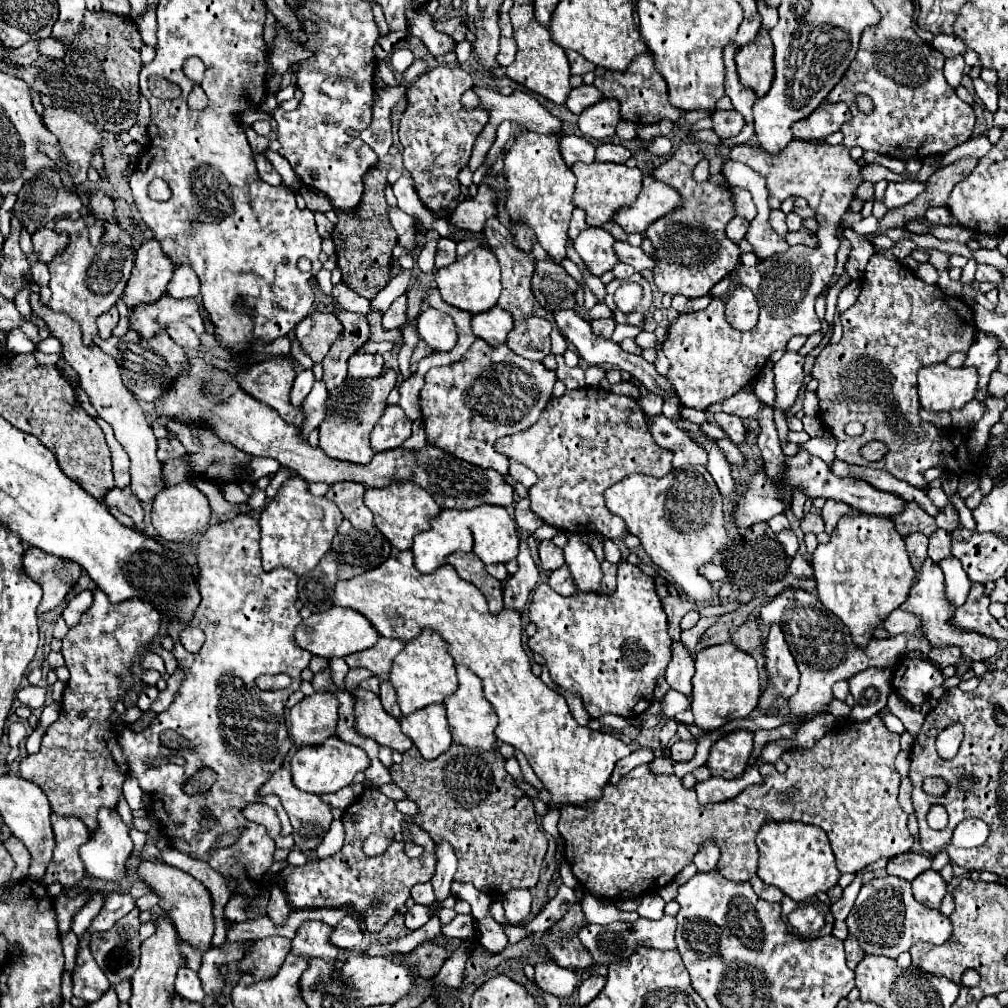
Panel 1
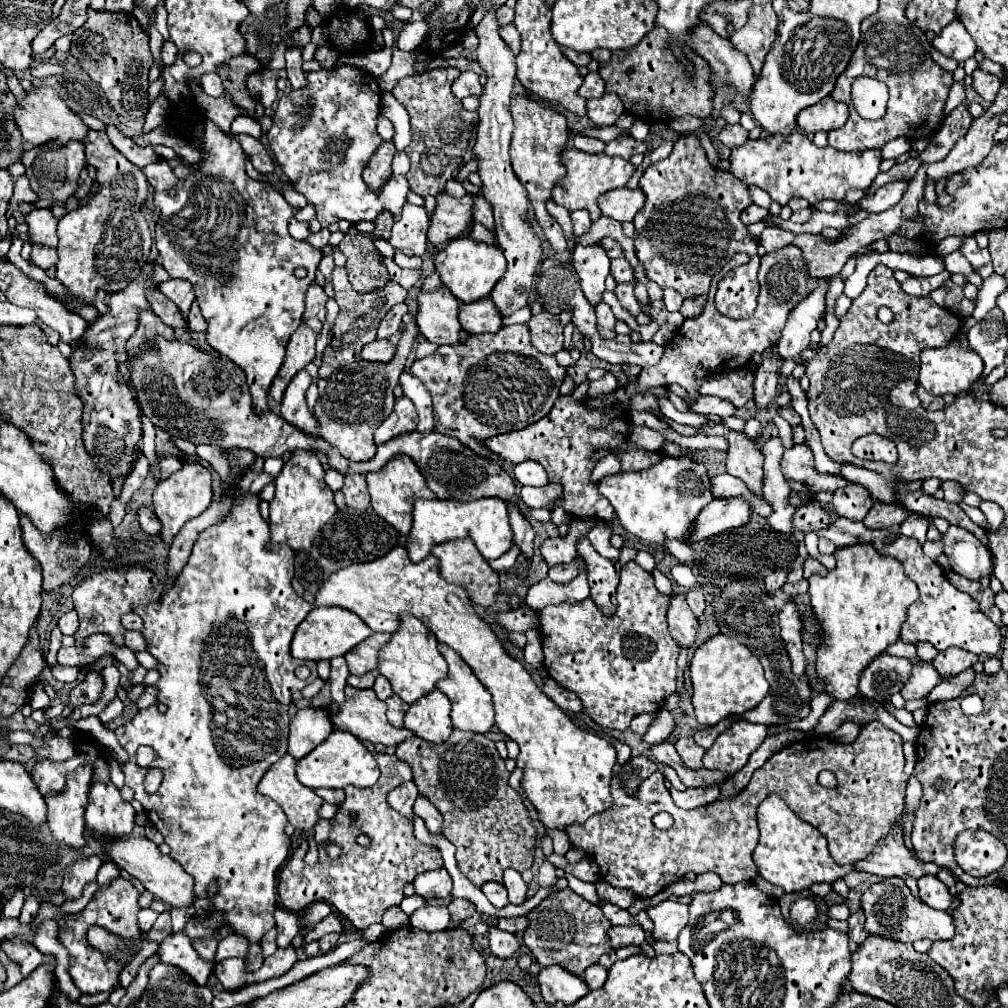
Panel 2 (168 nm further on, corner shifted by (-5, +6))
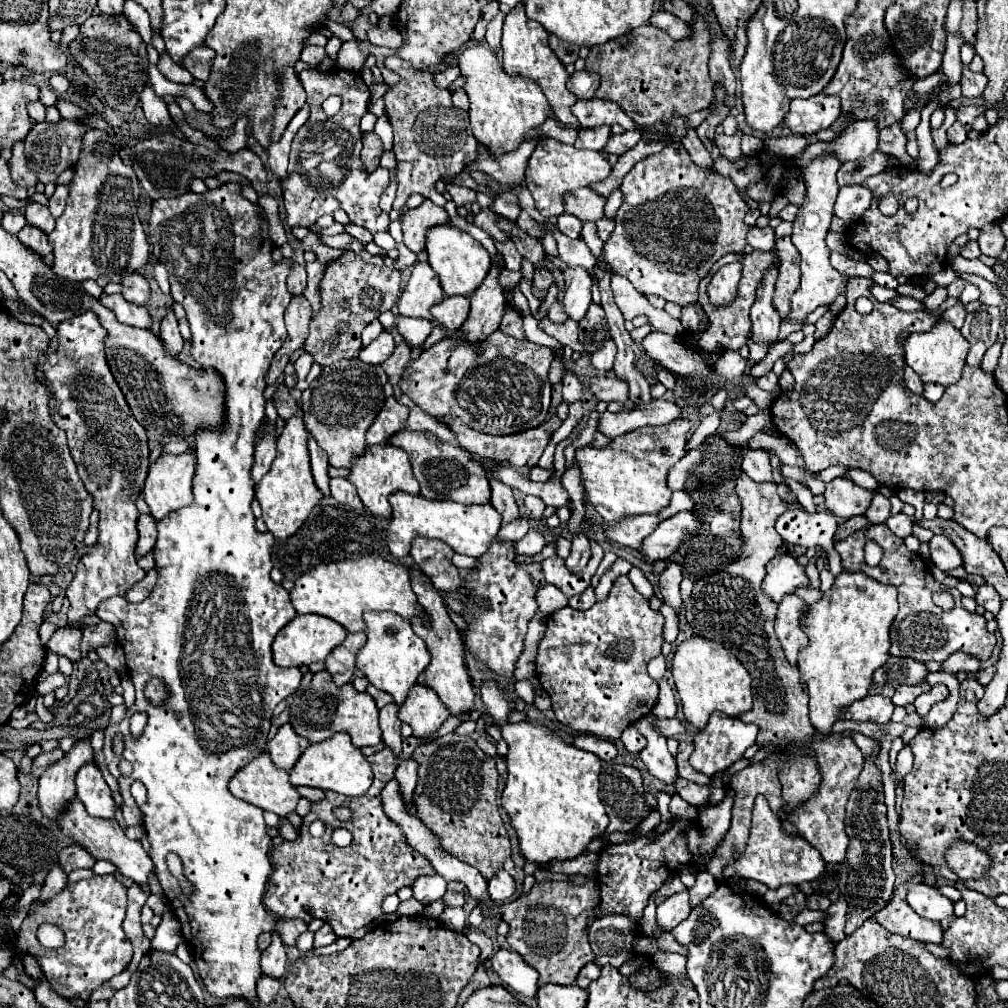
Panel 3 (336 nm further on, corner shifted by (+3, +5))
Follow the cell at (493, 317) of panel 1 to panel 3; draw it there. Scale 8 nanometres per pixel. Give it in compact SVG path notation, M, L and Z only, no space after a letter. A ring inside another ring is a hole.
M444 297L442 303L432 307L432 317L448 329L460 329L462 321L470 315L470 303L466 297Z

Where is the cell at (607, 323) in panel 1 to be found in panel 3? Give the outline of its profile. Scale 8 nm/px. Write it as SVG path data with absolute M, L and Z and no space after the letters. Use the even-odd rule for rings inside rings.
M592 303L588 313L584 315L584 319L580 321L580 341L584 343L586 351L592 353L592 351L600 349L608 339L610 339L610 331L608 331L604 311L600 305Z

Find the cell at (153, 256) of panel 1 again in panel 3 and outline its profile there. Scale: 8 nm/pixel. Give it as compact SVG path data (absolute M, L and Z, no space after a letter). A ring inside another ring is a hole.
M82 313L74 319L68 319L58 325L56 337L50 341L50 349L46 351L46 361L48 365L40 365L38 371L46 379L46 385L52 391L50 399L50 409L52 409L52 419L60 425L60 429L66 431L68 435L68 447L72 451L72 459L78 467L80 479L84 481L86 489L94 497L94 505L100 511L100 523L98 523L98 543L92 551L88 551L80 563L78 571L72 579L72 583L66 589L66 597L70 601L70 611L68 611L68 623L70 625L84 625L84 619L94 615L98 605L104 599L124 595L128 589L132 589L134 583L142 581L146 575L144 569L138 567L136 563L136 519L138 519L138 509L134 501L140 497L144 479L148 475L148 437L144 427L132 417L130 407L114 381L112 371L108 369L106 353L104 353L104 339L106 339L106 329L100 325L96 313Z

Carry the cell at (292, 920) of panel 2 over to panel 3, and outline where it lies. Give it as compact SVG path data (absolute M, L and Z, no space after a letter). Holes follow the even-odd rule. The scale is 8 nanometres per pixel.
M278 933L272 935L272 943L268 945L266 951L262 951L260 965L266 975L272 975L276 979L280 979L286 973L286 953L284 953L284 945Z

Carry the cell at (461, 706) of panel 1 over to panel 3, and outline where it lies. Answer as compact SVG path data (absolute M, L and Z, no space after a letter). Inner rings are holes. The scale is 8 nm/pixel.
M412 567L412 589L418 597L418 603L428 611L432 627L424 627L418 619L412 619L412 629L414 633L424 639L424 643L428 645L428 651L432 655L430 665L426 667L426 671L418 677L418 683L434 689L438 693L438 697L442 699L442 703L446 705L446 709L450 711L450 715L454 717L462 717L468 715L474 709L474 699L476 699L476 691L472 687L472 679L468 675L466 669L466 661L464 661L464 643L462 643L462 635L456 629L456 625L452 623L452 619L448 617L446 605L440 597L440 593L434 589L434 585L430 585L430 579L420 571Z

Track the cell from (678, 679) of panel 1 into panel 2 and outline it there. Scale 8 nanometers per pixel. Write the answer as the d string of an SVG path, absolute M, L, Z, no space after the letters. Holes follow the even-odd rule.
M674 594L670 596L670 606L668 606L668 626L670 626L670 634L674 636L674 640L684 646L690 648L694 638L696 638L696 628L698 628L698 620L692 614L690 606L686 604L686 596L684 594Z

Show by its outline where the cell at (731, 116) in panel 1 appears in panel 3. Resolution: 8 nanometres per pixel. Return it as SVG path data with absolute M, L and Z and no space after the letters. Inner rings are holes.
M720 133L720 135L714 137L714 143L720 149L720 155L724 155L724 157L738 159L742 155L740 137L738 135L724 135L724 133Z

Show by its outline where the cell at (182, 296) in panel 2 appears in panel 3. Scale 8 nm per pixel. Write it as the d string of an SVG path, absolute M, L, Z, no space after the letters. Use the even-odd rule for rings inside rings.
M172 303L166 307L166 315L164 315L162 323L160 323L160 339L162 339L162 343L164 343L164 347L166 347L166 351L170 355L180 353L184 339L182 339L182 335L178 331L178 319L176 319L176 315L172 311Z

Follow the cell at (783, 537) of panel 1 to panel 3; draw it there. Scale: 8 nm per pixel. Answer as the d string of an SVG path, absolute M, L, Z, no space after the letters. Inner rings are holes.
M764 449L746 451L744 461L742 461L742 471L746 471L748 477L756 483L772 481L772 465L770 465L768 451L764 451Z

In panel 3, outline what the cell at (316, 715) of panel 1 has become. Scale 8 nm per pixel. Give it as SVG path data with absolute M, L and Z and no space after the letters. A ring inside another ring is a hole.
M286 723L278 729L274 739L268 743L268 751L270 751L276 767L290 771L308 745L310 743L304 741L302 737L298 737L298 733L294 733L294 727L290 723Z

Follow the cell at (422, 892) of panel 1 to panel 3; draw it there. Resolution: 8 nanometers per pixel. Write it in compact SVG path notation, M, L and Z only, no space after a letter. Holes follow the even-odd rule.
M422 875L412 885L414 897L424 905L430 905L436 899L442 899L446 893L446 881L440 875Z

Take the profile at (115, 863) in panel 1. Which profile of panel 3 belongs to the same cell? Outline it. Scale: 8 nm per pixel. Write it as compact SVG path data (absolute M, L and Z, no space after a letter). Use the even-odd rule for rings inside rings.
M88 763L78 771L76 789L78 789L76 793L78 799L84 803L90 815L102 817L102 819L114 819L116 803L114 803L112 791L94 763Z

